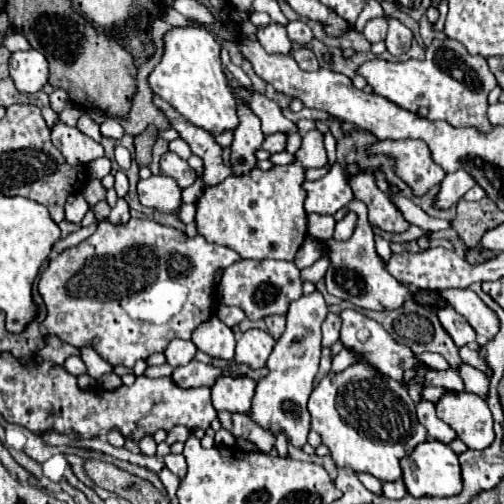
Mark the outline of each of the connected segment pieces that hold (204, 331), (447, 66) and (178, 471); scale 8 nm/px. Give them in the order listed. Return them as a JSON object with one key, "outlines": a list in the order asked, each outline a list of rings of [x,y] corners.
{"outlines":[[[[211,317],[209,321],[201,323],[195,329],[191,341],[197,345],[199,351],[203,351],[211,357],[219,357],[219,359],[227,359],[227,361],[231,361],[235,357],[233,331],[217,317]]],[[[433,39],[427,47],[423,61],[401,61],[389,63],[383,59],[367,61],[359,73],[367,79],[373,93],[385,97],[387,101],[399,105],[407,111],[417,111],[417,107],[429,109],[429,121],[443,119],[453,127],[475,127],[481,133],[493,129],[487,119],[487,95],[497,85],[493,73],[489,71],[487,59],[479,55],[469,55],[463,45],[455,39]]],[[[169,453],[169,455],[165,457],[165,465],[167,465],[175,475],[179,475],[181,479],[187,475],[187,463],[185,463],[185,457],[183,457],[183,455],[173,455],[173,453]]]]}

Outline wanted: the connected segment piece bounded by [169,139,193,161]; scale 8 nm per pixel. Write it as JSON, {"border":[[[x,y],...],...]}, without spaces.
{"border":[[[175,139],[175,141],[171,141],[169,143],[169,151],[173,151],[173,153],[177,153],[181,159],[189,159],[193,153],[191,153],[191,149],[189,149],[189,145],[183,141],[183,139]]]}

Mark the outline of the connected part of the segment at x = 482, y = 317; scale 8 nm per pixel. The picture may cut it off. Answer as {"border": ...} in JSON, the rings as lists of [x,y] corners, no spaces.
{"border":[[[445,289],[441,291],[441,295],[477,331],[479,345],[495,339],[495,335],[499,333],[499,317],[479,299],[477,293],[473,293],[471,289]]]}

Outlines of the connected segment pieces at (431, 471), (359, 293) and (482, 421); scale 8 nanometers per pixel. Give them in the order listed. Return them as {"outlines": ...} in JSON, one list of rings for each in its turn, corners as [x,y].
{"outlines":[[[[425,441],[417,445],[417,449],[401,461],[403,465],[403,481],[407,485],[409,495],[413,497],[453,497],[459,495],[463,489],[461,481],[461,465],[457,455],[451,451],[449,445],[439,441]]],[[[353,199],[347,209],[355,211],[359,215],[355,233],[351,235],[349,241],[333,241],[331,243],[331,267],[325,275],[325,283],[327,283],[327,291],[339,299],[351,301],[355,307],[361,309],[369,309],[369,311],[383,311],[383,309],[397,309],[401,305],[405,305],[413,293],[407,285],[395,281],[395,277],[391,277],[385,269],[383,263],[377,255],[369,255],[369,251],[375,251],[375,243],[373,243],[373,229],[367,221],[367,205],[363,205],[363,201]]],[[[461,391],[445,395],[437,401],[437,415],[457,431],[469,449],[483,451],[495,441],[493,415],[487,403],[473,393]]]]}

